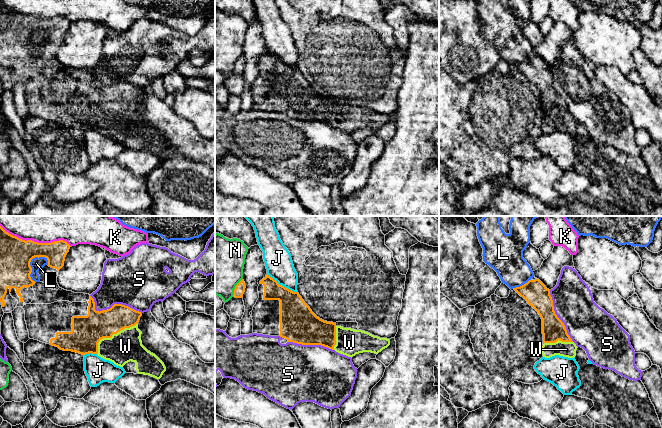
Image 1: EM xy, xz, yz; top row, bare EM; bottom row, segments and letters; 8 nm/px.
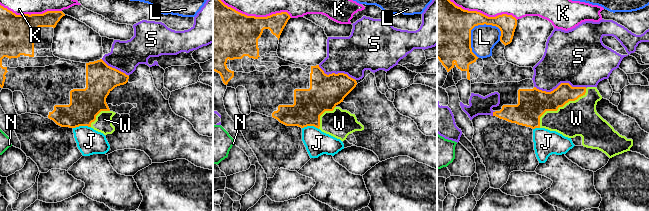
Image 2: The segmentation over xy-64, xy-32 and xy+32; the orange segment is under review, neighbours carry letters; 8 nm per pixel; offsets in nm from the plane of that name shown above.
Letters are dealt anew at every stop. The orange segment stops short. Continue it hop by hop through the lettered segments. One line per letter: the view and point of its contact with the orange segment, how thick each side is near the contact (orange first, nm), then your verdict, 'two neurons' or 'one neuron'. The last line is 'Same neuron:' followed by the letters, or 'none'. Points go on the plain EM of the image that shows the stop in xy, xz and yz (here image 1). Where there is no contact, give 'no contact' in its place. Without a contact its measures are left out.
J: meets orange in xz at (281, 61); 240 nm thick on the orange side, 220 nm on the other; two neurons
K: meets orange in xy at (36, 18); 260 nm thick on the orange side, 160 nm on the other; two neurons
L: meets orange in xy at (29, 41); 260 nm thick on the orange side, 100 nm on the other; two neurons
N: meets orange in xz at (235, 63); 90 nm thick on the orange side, 460 nm on the other; two neurons
S: meets orange in xy at (111, 83); 240 nm thick on the orange side, 380 nm on the other; two neurons
W: meets orange in xy at (111, 112); 240 nm thick on the orange side, 260 nm on the other; one neuron
Same neuron: W

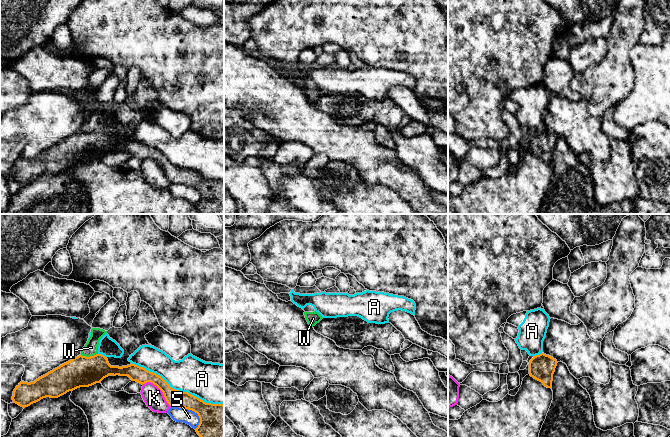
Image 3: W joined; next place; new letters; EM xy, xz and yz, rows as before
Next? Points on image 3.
A: meets orange in xy at (178, 166); 140 nm thick on the orange side, 300 nm on the other; two neurons
K: meets orange in xy at (159, 164); 140 nm thick on the orange side, 160 nm on the other; two neurons
S: meets orange in xy at (190, 185); 300 nm thick on the orange side, 120 nm on the other; two neurons
W: meets orange in xy at (90, 132); 240 nm thick on the orange side, 110 nm on the other; two neurons
Same neuron: none

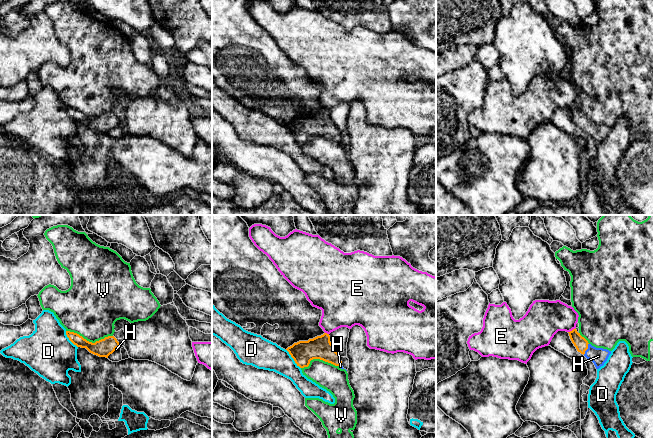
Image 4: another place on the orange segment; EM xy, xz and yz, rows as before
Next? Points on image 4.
D: meets orange in xz at (293, 134); 190 nm thick on the orange side, 240 nm on the other; two neurons
E: meets orange in yz at (572, 106); 110 nm thick on the orange side, 300 nm on the other; two neurons
H: meets orange in yz at (587, 124); 110 nm thick on the orange side, 140 nm on the other; one neuron
V: meets orange in xy at (88, 117); 140 nm thick on the orange side, 420 nm on the other; two neurons
Same neuron: H

